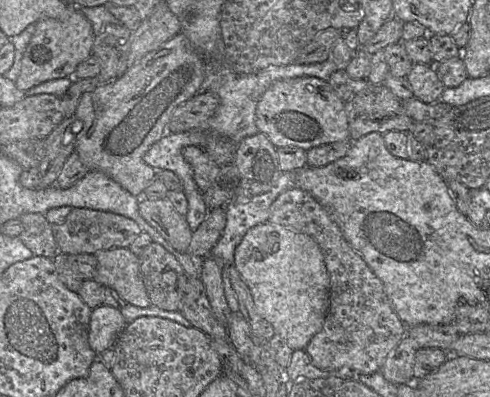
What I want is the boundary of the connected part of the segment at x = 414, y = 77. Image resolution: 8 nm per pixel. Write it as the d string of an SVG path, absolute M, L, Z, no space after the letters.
M415 63L406 79L414 97L427 104L439 101L445 89L432 64Z

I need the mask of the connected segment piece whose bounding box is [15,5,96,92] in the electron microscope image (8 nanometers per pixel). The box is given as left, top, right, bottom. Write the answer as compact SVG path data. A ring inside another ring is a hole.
M73 5L65 19L40 19L35 23L35 31L23 53L16 87L25 92L48 80L73 77L77 66L92 55L95 36L90 21Z

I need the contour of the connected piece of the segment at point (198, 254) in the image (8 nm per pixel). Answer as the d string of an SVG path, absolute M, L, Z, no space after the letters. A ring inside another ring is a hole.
M224 207L211 210L200 226L193 231L187 253L196 260L210 255L226 225Z

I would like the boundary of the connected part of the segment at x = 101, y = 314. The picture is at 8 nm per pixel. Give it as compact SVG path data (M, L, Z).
M101 304L94 309L88 326L88 343L98 355L112 348L117 336L126 326L118 308Z

